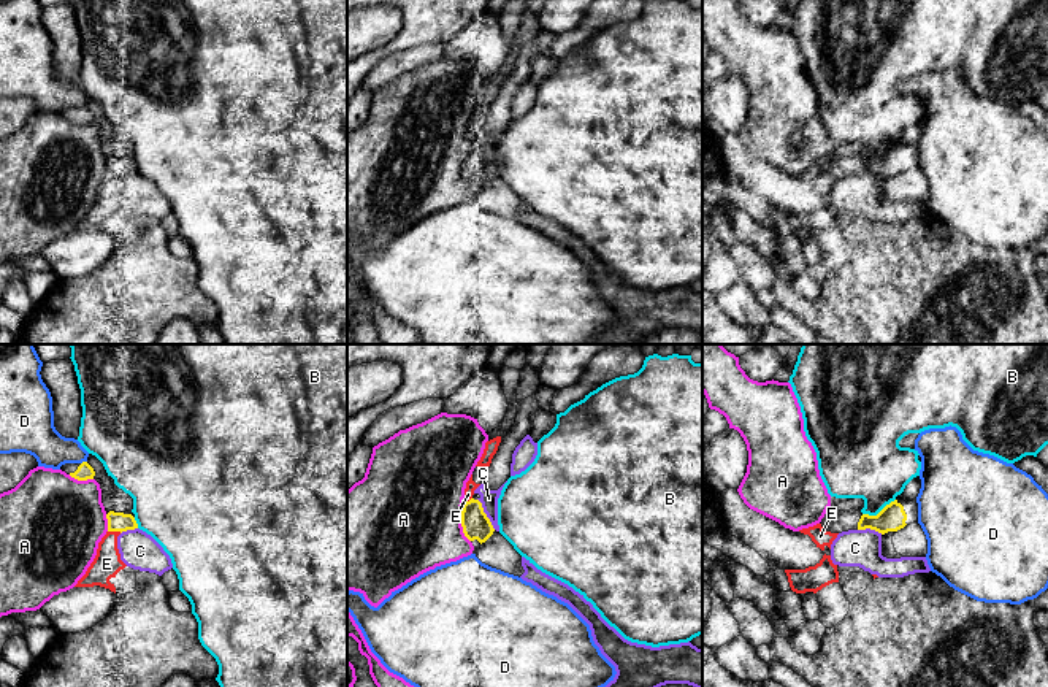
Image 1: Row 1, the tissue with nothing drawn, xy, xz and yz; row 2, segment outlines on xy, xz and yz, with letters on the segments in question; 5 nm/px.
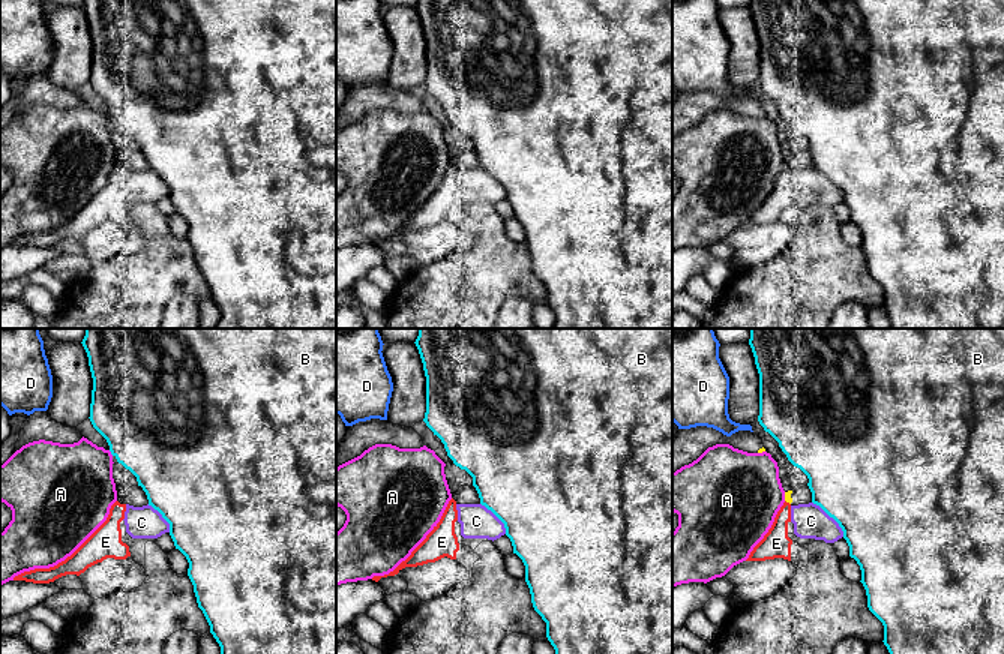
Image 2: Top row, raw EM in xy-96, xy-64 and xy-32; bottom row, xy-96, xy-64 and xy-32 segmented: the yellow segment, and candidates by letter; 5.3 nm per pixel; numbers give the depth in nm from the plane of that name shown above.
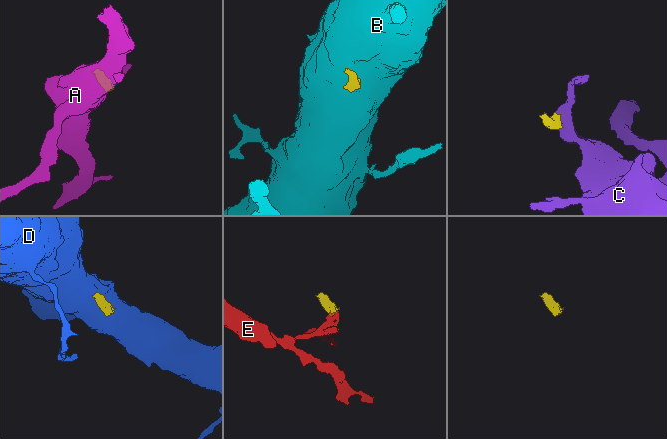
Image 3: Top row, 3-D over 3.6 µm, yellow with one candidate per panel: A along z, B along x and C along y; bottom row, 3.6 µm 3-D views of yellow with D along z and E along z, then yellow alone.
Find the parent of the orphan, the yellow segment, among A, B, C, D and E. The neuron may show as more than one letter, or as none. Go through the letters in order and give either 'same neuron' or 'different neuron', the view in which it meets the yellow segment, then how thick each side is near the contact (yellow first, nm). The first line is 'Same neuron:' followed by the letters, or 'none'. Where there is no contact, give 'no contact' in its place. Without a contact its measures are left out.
Same neuron: none
A: different neuron | xz | 140/500 nm
B: different neuron | yz | 140/360 nm
C: different neuron | xz | 140/90 nm
D: different neuron | xy | 90/190 nm
E: different neuron | xy | 100/140 nm

